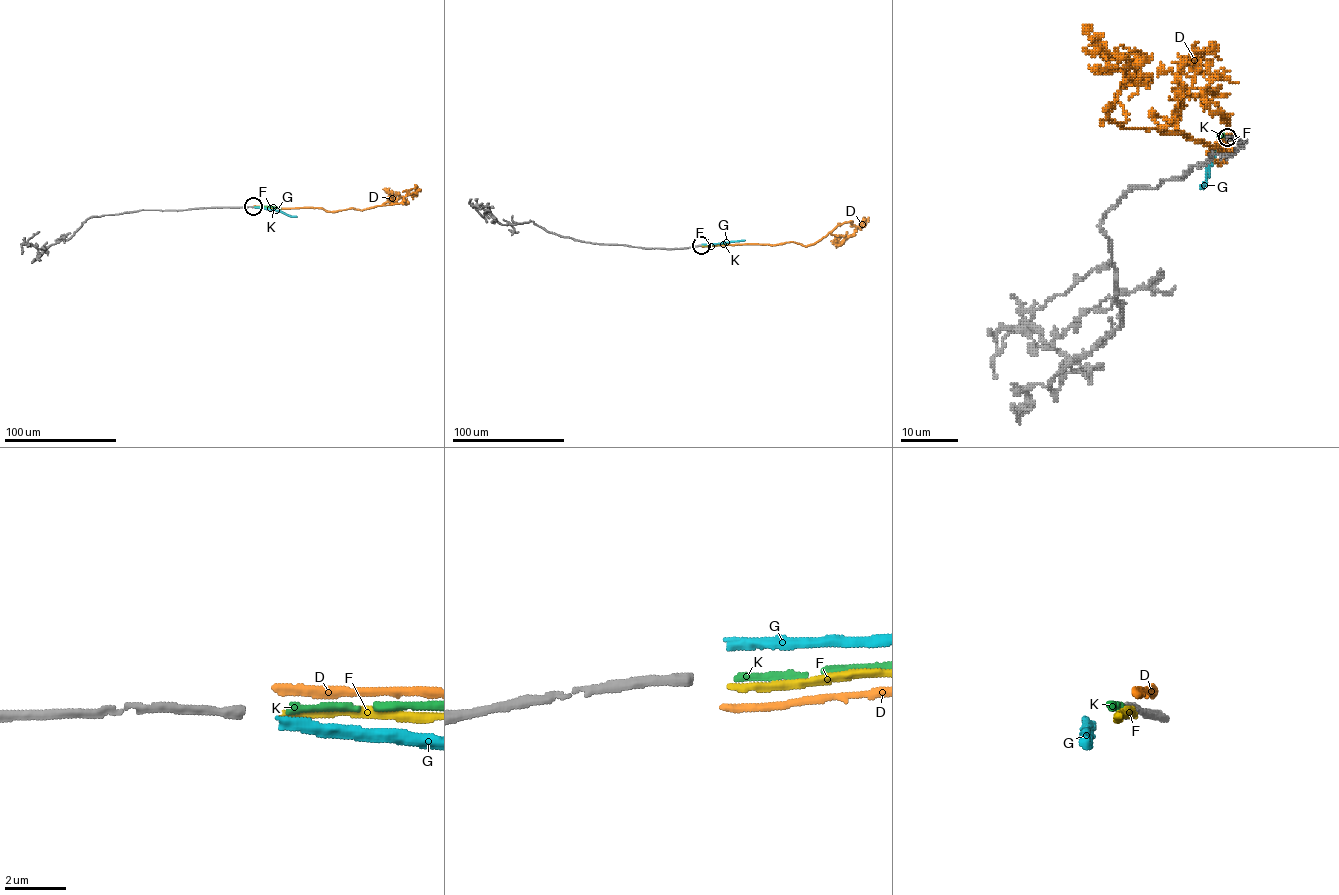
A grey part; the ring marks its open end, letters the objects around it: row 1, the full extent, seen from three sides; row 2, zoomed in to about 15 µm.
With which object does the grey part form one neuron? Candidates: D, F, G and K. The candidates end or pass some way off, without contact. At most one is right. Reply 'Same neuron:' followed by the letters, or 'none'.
Same neuron: K

